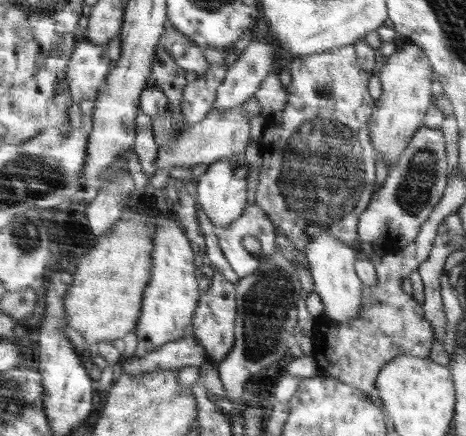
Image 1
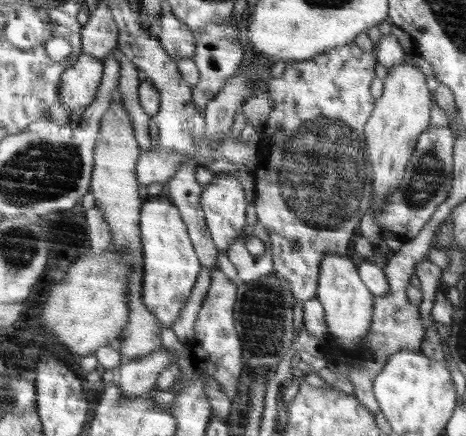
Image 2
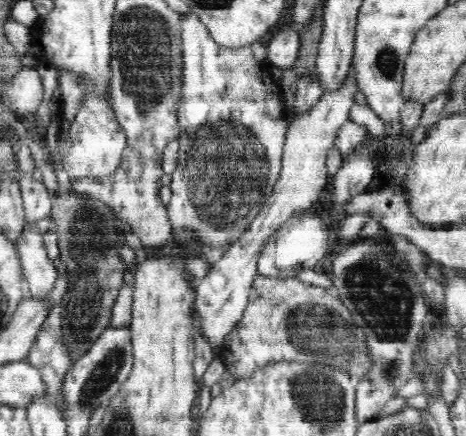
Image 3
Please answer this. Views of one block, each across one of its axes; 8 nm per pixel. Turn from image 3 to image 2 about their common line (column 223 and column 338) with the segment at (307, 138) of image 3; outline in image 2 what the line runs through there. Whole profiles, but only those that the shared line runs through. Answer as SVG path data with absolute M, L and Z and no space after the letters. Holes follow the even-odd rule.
M328 254L320 262L321 274L316 299L325 311L325 322L331 338L346 349L356 347L371 330L375 309L375 296L368 291L366 284L359 278L356 266L350 256Z

